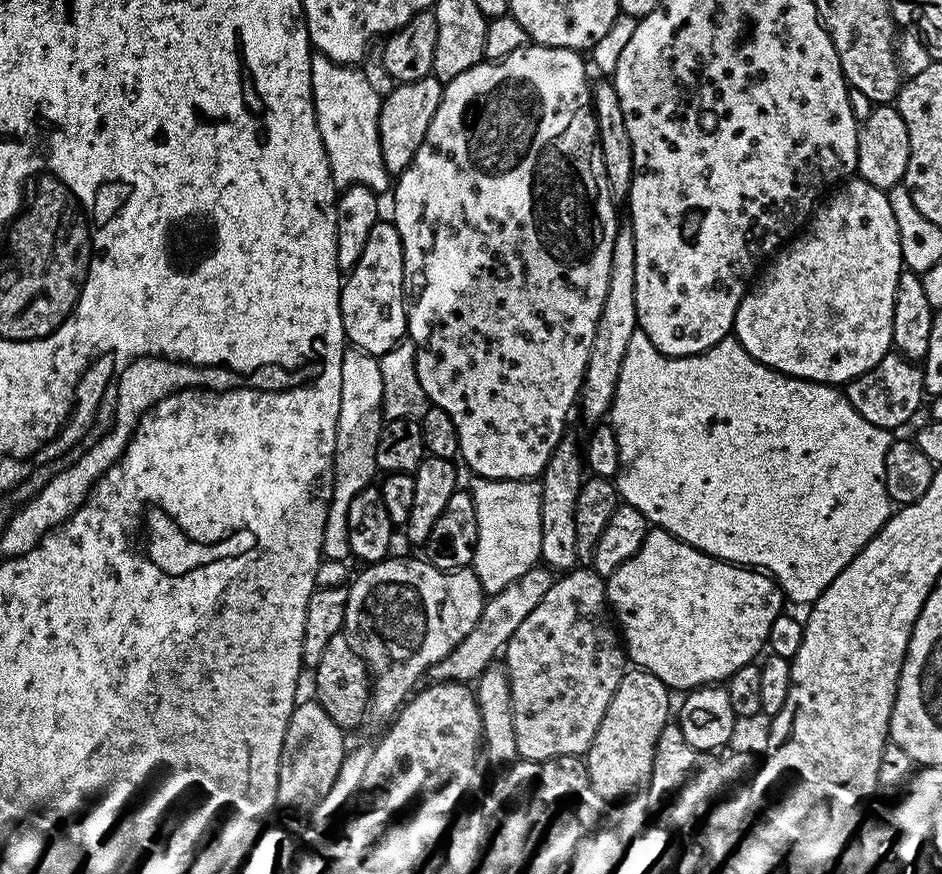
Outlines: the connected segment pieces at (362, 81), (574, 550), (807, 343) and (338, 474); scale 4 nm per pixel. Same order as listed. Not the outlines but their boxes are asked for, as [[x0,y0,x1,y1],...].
[[310,54,390,194],[538,434,586,574],[734,178,901,385],[322,347,385,561]]

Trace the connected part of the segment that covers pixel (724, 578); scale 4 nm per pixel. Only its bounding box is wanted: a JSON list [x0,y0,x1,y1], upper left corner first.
[606,526,786,690]

